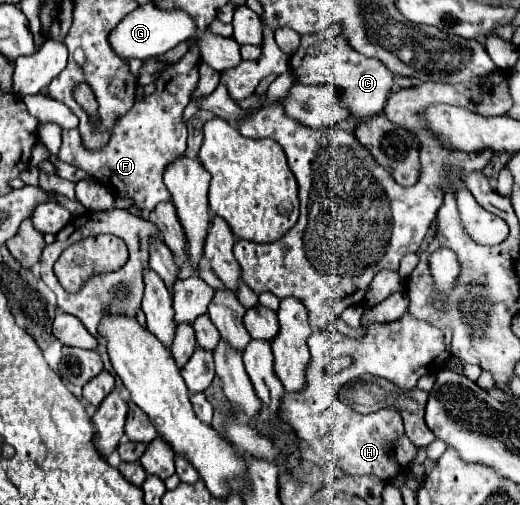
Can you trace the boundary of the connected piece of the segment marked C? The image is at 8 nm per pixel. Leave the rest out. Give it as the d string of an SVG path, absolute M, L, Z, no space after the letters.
M303 35L299 49L291 55L291 69L303 85L337 85L343 105L357 121L379 115L393 87L393 73L387 71L379 59L359 55L341 37L321 41L317 35Z

